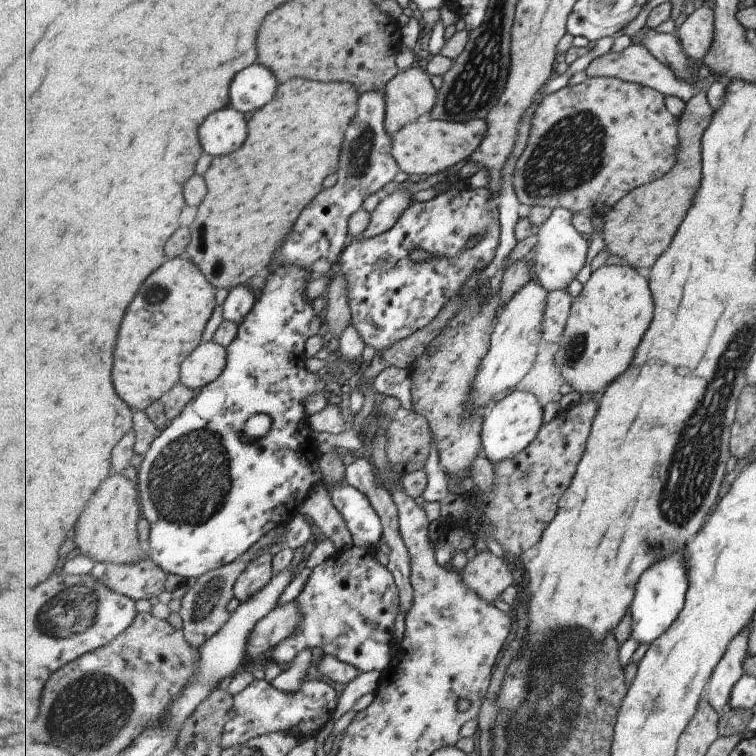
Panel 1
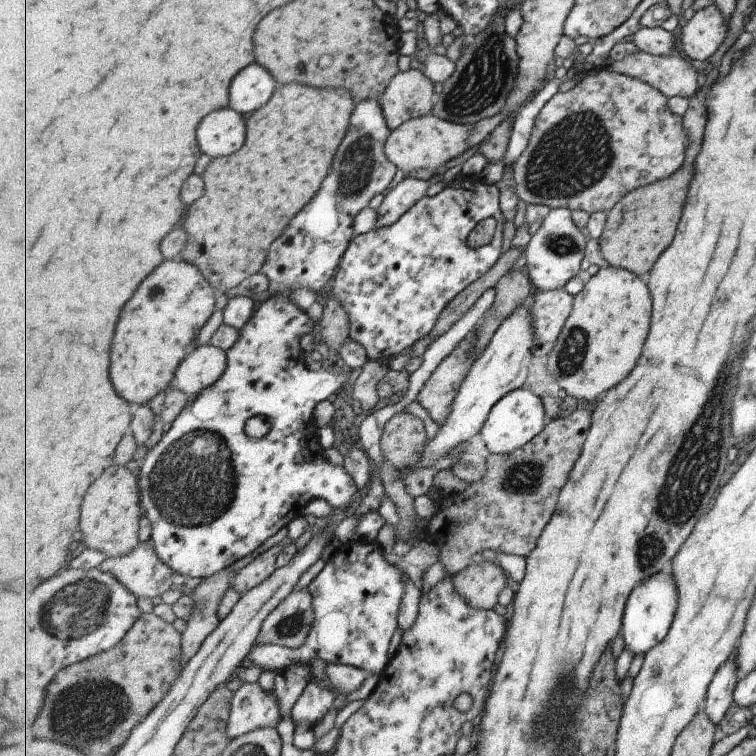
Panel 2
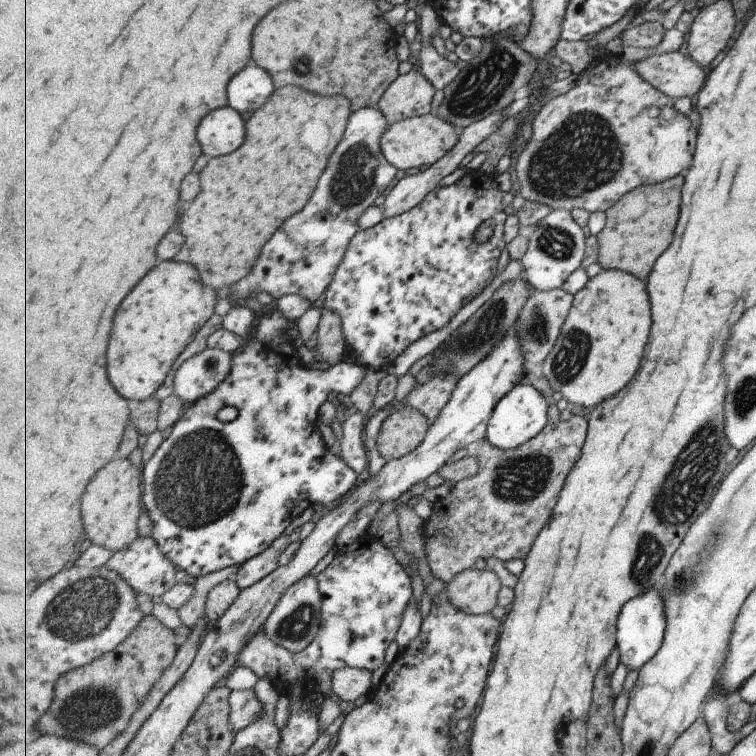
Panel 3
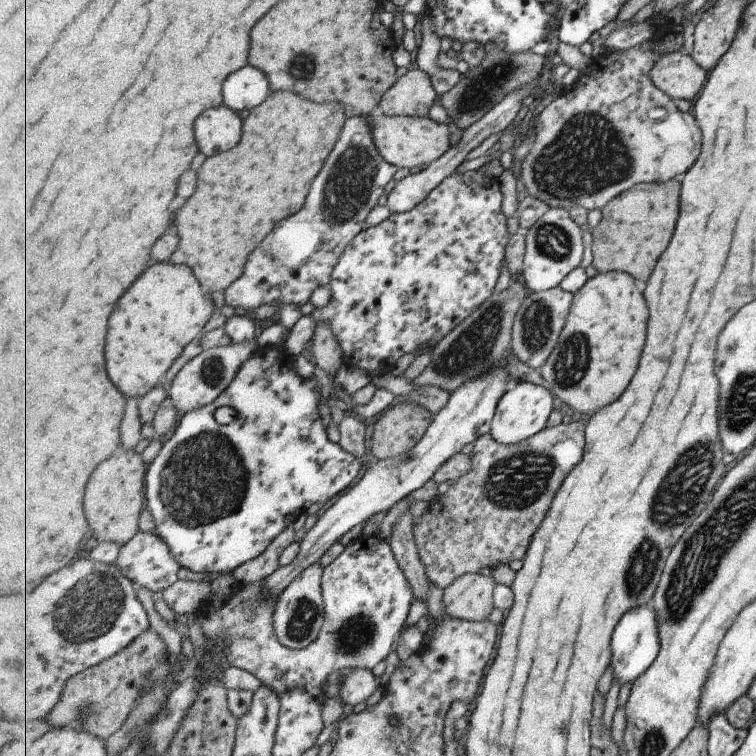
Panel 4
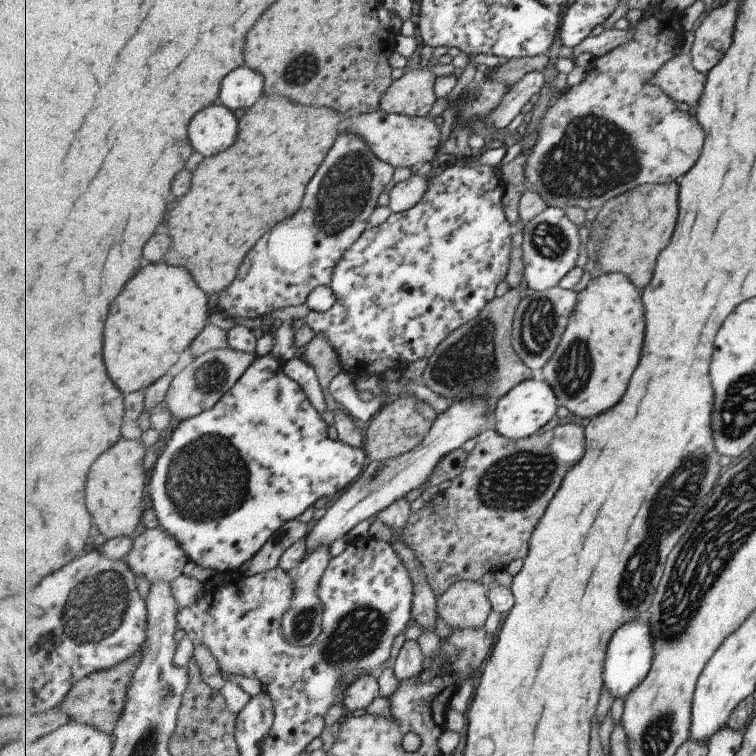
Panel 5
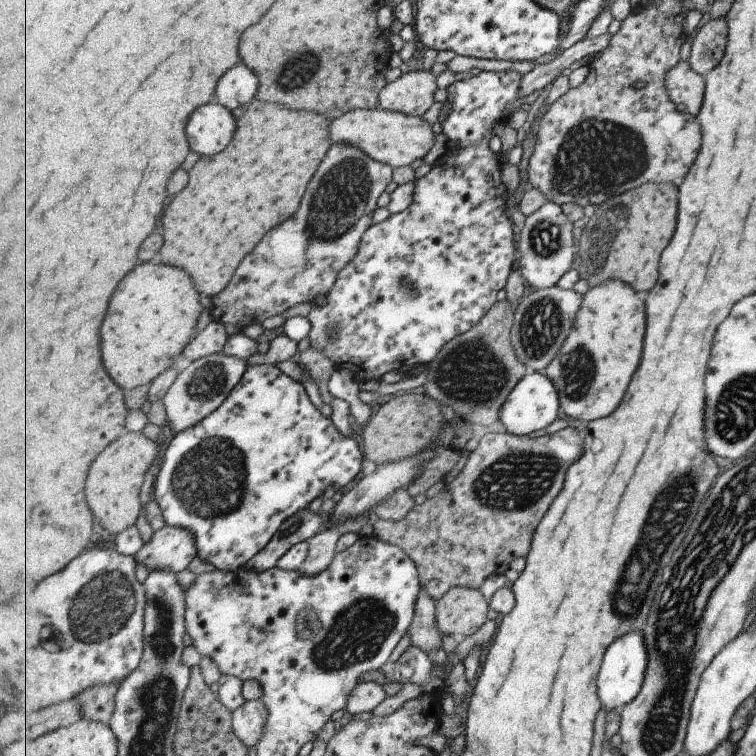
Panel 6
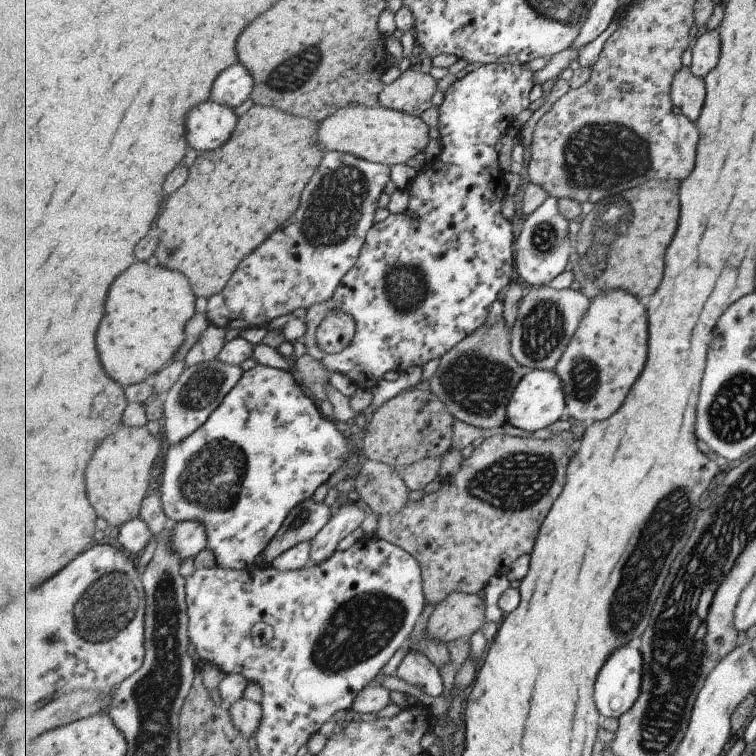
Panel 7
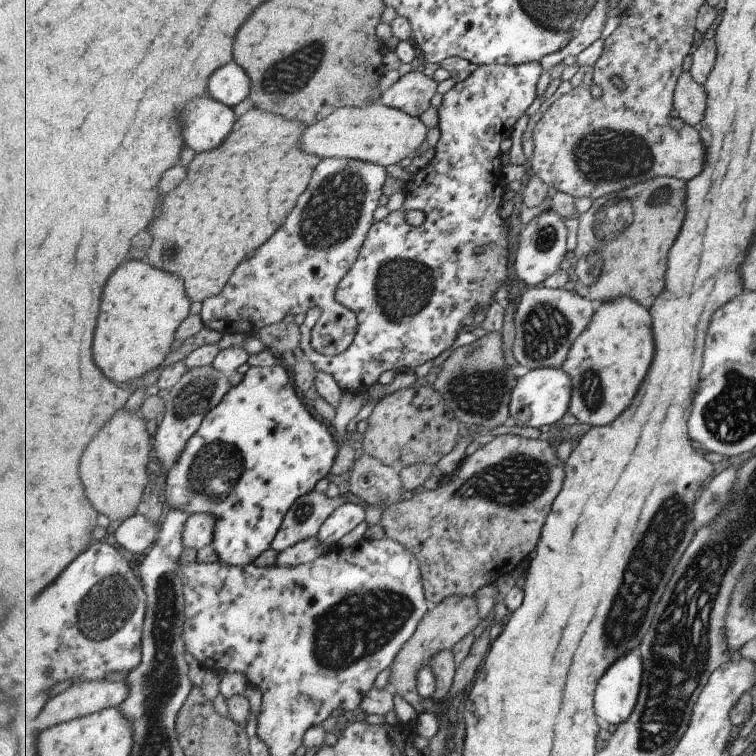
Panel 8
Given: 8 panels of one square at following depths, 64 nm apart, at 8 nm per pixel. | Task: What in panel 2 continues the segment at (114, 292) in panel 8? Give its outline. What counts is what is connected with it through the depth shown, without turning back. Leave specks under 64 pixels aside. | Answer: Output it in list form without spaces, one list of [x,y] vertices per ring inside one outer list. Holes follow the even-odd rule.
[[[167,260],[163,262],[157,272],[153,272],[145,282],[143,282],[143,288],[135,294],[135,298],[131,300],[131,304],[127,304],[127,312],[123,312],[123,320],[119,320],[119,332],[115,336],[115,352],[111,352],[113,356],[113,362],[111,362],[111,380],[115,380],[115,390],[119,392],[119,396],[123,396],[125,400],[129,402],[136,402],[139,406],[147,404],[151,398],[155,398],[157,394],[161,394],[163,390],[172,387],[177,376],[179,365],[186,359],[187,355],[190,355],[196,348],[198,342],[198,336],[203,330],[203,327],[209,322],[211,316],[215,310],[215,304],[217,304],[218,297],[217,289],[206,279],[206,276],[201,272],[201,269],[193,263],[185,260]]]

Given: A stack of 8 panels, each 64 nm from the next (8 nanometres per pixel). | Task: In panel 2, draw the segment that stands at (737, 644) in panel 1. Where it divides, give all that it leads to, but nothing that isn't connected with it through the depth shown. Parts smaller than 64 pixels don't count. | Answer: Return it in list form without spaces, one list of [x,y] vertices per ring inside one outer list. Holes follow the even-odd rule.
[[[733,652],[729,660],[721,665],[717,674],[713,677],[713,682],[709,685],[708,695],[703,707],[717,727],[720,726],[726,712],[735,702],[734,692],[741,679],[741,675],[738,675],[739,672],[738,654]]]

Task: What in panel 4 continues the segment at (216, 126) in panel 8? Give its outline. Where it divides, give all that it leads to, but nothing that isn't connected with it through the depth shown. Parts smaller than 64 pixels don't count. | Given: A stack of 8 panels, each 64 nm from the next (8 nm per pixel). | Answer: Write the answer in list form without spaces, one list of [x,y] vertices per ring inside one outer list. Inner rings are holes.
[[[213,108],[199,118],[195,126],[199,146],[205,156],[215,156],[219,152],[233,150],[243,136],[243,120],[231,108]]]

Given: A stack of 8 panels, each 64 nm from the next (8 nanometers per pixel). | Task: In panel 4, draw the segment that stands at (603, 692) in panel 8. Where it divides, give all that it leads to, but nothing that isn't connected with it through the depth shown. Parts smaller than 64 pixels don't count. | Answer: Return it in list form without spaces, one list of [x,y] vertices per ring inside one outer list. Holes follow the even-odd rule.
[[[639,606],[631,608],[619,622],[619,628],[615,630],[615,652],[613,654],[613,678],[618,678],[621,688],[627,683],[639,680],[644,672],[658,658],[660,648],[662,647],[662,638],[659,636],[659,622],[657,614],[649,606]]]

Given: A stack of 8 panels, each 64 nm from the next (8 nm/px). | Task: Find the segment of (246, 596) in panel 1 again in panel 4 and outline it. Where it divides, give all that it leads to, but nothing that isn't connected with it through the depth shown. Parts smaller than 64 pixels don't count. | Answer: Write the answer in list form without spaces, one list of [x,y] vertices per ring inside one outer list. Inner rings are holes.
[[[289,527],[267,547],[267,550],[260,554],[253,561],[246,562],[239,567],[233,575],[243,587],[249,587],[253,583],[264,581],[270,574],[273,574],[280,567],[280,559],[283,552],[295,542],[295,531]]]

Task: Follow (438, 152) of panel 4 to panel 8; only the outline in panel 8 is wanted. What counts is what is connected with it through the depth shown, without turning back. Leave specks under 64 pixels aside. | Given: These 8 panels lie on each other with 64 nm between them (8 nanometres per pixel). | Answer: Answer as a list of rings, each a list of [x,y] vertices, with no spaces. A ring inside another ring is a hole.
[[[381,101],[365,107],[341,107],[327,120],[311,126],[303,136],[303,148],[315,152],[323,159],[343,157],[349,160],[367,161],[378,165],[397,164],[403,158],[412,157],[426,147],[427,126],[423,120],[404,110],[388,107]]]

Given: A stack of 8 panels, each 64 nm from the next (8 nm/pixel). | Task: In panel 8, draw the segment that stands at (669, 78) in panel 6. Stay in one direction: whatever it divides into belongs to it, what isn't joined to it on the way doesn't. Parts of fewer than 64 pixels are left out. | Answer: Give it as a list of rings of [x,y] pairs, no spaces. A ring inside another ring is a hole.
[[[690,71],[684,72],[679,77],[674,94],[674,105],[679,116],[687,124],[695,124],[696,128],[705,116],[708,106],[706,86],[699,84]]]

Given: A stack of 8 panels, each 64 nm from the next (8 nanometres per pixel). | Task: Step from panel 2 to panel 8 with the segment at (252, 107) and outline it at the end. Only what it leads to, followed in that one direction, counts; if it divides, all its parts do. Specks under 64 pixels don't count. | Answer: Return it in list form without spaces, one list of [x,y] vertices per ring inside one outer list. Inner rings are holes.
[[[235,62],[227,64],[227,68],[221,68],[219,72],[215,72],[215,76],[211,76],[211,96],[219,102],[234,107],[249,98],[249,92],[251,78]]]

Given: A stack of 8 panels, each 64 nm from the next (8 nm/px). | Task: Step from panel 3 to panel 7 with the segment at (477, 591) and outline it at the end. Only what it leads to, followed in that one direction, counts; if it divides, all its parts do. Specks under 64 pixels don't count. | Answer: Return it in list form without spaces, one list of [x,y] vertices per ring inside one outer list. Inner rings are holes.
[[[463,591],[452,592],[445,600],[438,602],[434,613],[428,622],[428,637],[449,644],[459,638],[469,639],[481,626],[485,624],[485,612],[487,606],[479,593],[468,593]]]

